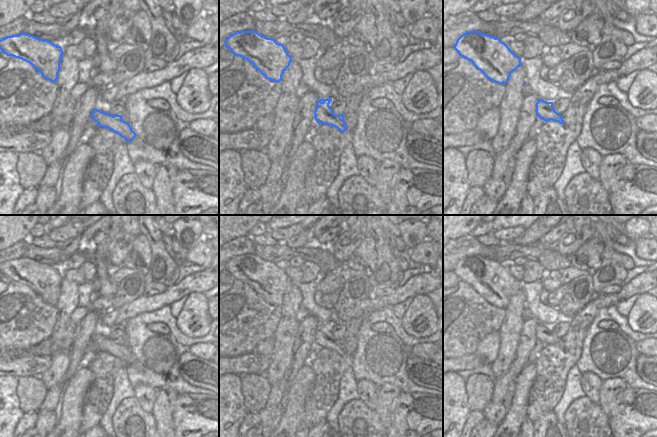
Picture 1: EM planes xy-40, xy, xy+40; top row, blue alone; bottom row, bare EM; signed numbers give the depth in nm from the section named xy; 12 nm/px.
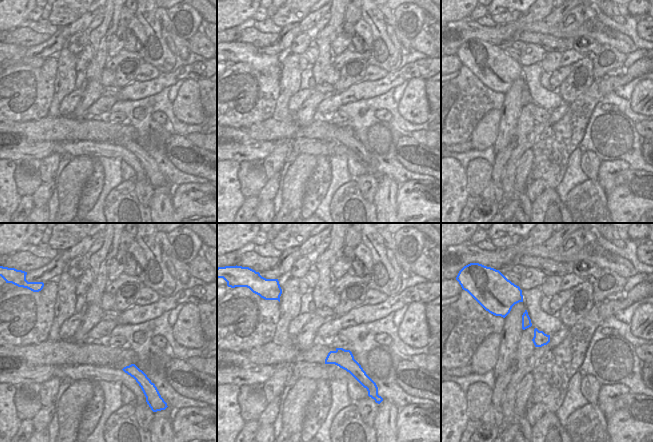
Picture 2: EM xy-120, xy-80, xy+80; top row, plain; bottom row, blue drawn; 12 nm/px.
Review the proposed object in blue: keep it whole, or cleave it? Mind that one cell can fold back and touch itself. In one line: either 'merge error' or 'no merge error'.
no merge error

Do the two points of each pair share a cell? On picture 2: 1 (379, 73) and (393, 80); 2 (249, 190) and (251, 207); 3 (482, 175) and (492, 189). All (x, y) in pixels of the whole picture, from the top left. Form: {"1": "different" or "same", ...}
{"1": "different", "2": "different", "3": "different"}

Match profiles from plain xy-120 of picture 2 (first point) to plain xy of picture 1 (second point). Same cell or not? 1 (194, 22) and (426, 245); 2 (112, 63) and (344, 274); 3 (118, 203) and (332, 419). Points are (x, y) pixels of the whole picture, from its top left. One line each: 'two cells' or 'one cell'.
1: two cells
2: one cell
3: two cells

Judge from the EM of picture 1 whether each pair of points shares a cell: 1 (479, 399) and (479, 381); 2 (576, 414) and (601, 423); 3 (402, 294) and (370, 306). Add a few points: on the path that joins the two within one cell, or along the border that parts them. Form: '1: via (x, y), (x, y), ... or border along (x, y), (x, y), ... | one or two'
1: via (479, 395), (479, 385) | one
2: via (582, 417), (585, 417), (591, 423), (595, 423) | one
3: via (394, 298), (378, 302) | one

